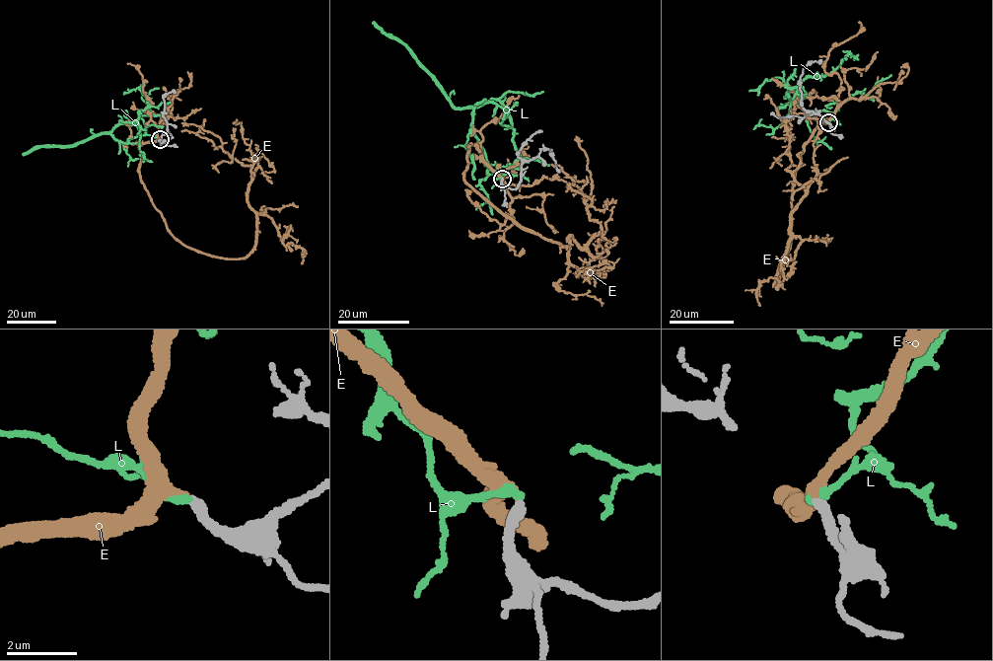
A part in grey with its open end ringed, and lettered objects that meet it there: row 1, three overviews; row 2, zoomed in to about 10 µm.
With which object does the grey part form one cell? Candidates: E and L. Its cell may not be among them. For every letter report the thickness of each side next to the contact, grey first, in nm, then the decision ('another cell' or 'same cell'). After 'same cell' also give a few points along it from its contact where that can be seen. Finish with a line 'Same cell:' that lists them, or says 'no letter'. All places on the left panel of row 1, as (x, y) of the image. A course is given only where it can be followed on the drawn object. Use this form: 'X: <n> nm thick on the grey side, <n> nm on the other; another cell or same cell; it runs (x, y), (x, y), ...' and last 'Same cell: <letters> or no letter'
E: 280 nm thick on the grey side, 280 nm on the other; same cell; it runs (160, 139), (140, 144), (139, 171), (168, 231), (211, 256), (243, 258), (257, 230), (250, 165), (181, 123)
L: 280 nm thick on the grey side, 280 nm on the other; another cell
Same cell: E

